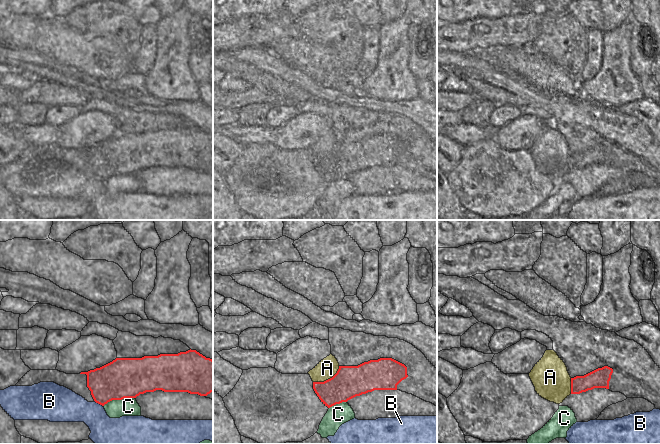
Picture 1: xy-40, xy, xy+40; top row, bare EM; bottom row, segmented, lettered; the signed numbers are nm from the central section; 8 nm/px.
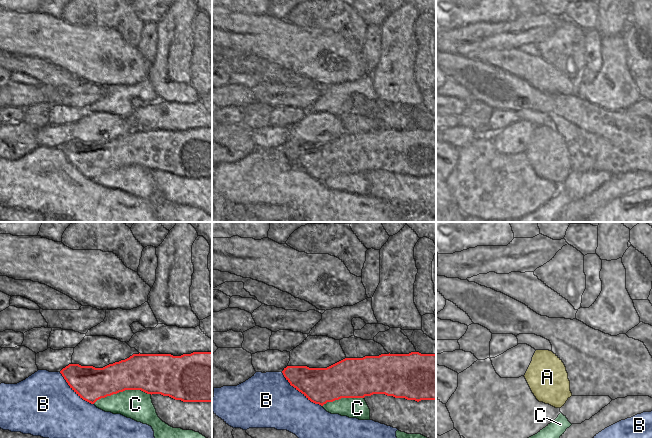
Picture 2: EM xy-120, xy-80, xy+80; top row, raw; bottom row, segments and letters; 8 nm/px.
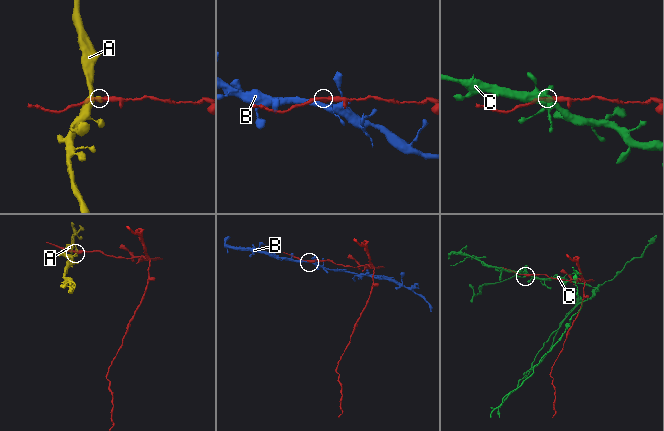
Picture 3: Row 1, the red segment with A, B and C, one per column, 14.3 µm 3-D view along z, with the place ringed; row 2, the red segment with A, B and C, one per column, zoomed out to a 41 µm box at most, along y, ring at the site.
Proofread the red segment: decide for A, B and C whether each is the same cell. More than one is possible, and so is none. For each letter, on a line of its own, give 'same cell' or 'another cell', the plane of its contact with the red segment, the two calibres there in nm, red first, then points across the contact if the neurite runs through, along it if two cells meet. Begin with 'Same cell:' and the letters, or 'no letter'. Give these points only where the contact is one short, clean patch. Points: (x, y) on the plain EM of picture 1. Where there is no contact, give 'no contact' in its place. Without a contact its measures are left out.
Same cell: no letter
A: another cell | xy | 260/160 nm | along xy (339, 142), (338, 146), (331, 153), (323, 157), (313, 158)
B: another cell | xy-40 | 300/260 nm
C: another cell | xy-40 | 320/140 nm

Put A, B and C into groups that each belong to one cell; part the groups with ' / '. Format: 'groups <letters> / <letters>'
groups A / B / C

